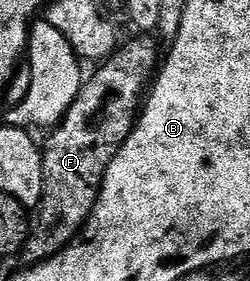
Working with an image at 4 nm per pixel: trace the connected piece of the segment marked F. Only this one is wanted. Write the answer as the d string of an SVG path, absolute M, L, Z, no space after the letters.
M136 34L129 44L121 43L115 53L97 67L100 69L83 81L63 120L51 129L52 137L43 142L44 189L28 222L28 237L22 253L25 265L41 264L57 256L79 236L92 216L106 170L132 132L142 101L157 75L162 48L160 52L152 38L148 34Z

